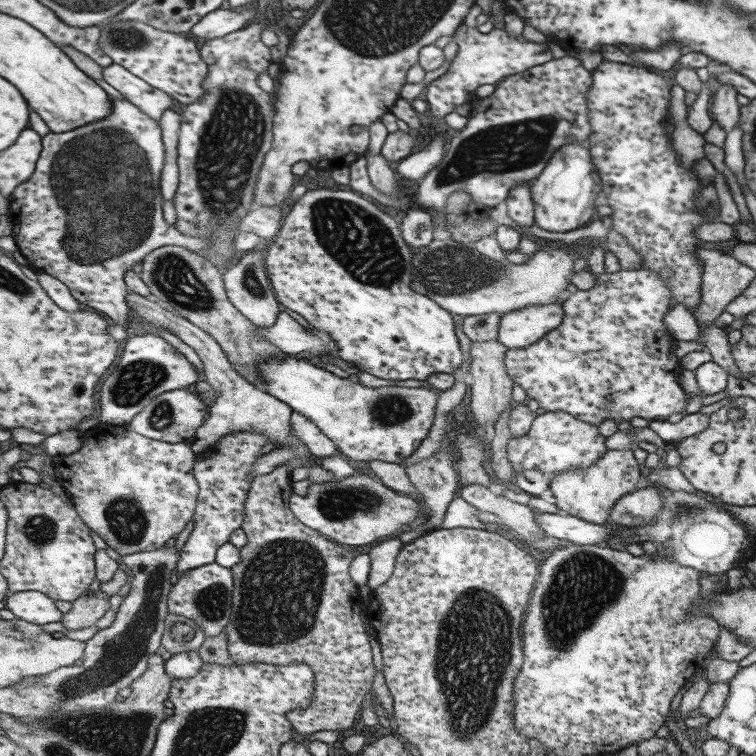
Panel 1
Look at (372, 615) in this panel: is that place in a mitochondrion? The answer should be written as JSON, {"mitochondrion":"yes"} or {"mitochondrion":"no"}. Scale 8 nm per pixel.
{"mitochondrion":"no"}

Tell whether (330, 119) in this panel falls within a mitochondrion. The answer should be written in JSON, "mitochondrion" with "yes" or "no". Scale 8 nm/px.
{"mitochondrion":"no"}

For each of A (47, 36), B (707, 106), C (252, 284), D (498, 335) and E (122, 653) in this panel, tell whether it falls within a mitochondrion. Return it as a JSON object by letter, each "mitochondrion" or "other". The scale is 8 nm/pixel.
{"A":"other","B":"other","C":"mitochondrion","D":"other","E":"mitochondrion"}

